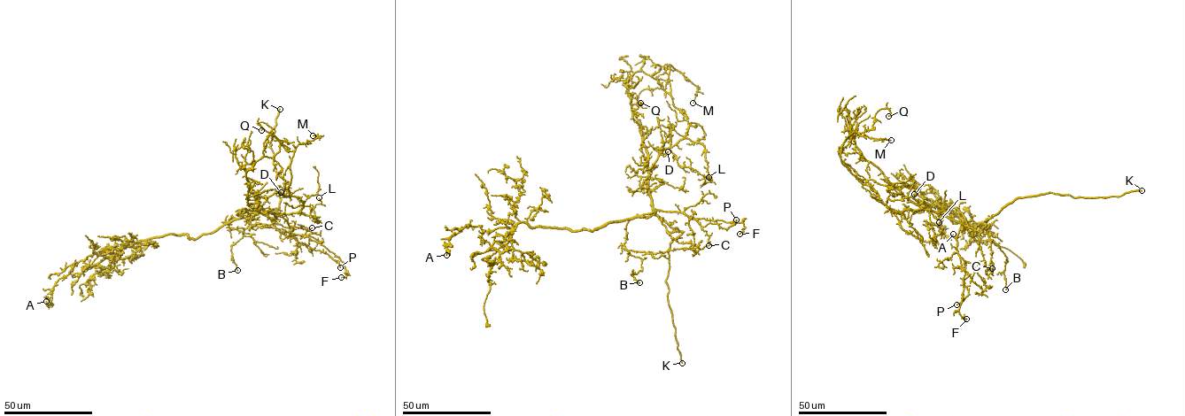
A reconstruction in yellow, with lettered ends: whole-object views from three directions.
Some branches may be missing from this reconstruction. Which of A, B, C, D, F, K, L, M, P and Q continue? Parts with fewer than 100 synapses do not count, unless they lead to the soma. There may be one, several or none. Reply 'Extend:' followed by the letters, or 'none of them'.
Extend: K

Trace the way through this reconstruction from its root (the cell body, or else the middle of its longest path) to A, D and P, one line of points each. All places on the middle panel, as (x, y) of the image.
A: (639, 217), (610, 222), (592, 230), (532, 227), (523, 222), (488, 232), (469, 225), (451, 236), (446, 255)
D: (639, 217), (652, 212), (645, 133), (660, 125), (672, 125), (662, 155), (668, 151)
P: (639, 217), (657, 210), (683, 212), (701, 227), (710, 223), (725, 229), (736, 219)

